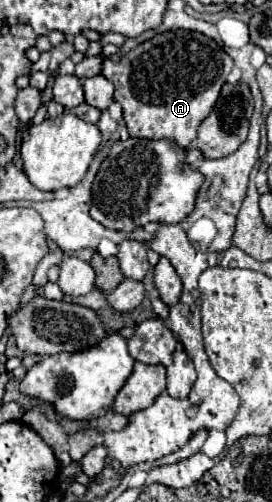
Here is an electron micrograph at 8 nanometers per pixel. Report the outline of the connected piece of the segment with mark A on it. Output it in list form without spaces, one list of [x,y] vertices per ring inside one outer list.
[[[169,30],[141,42],[119,62],[105,60],[103,74],[115,84],[115,102],[123,108],[131,138],[171,140],[187,148],[197,136],[199,122],[213,110],[231,66],[231,56],[215,46],[215,40],[191,30]]]

